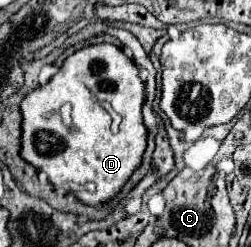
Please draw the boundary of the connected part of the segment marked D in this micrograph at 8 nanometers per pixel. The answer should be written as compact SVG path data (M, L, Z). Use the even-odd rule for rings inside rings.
M109 43L91 45L75 51L65 59L57 75L45 85L29 93L21 101L23 113L23 149L21 157L35 169L45 171L55 187L69 187L69 183L95 183L97 185L97 205L111 201L125 185L125 181L135 173L143 161L147 149L147 129L143 125L143 101L145 83L139 79L139 69L127 55ZM71 89L85 89L97 101L109 103L115 113L123 117L119 133L103 133L95 143L85 141L85 133L73 133L71 125L65 125L61 109L71 105Z

